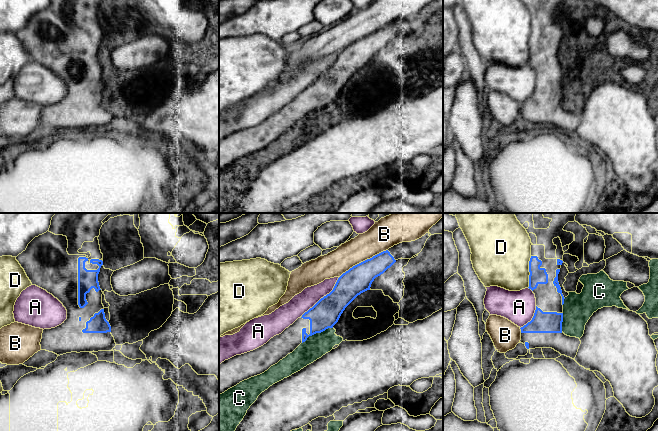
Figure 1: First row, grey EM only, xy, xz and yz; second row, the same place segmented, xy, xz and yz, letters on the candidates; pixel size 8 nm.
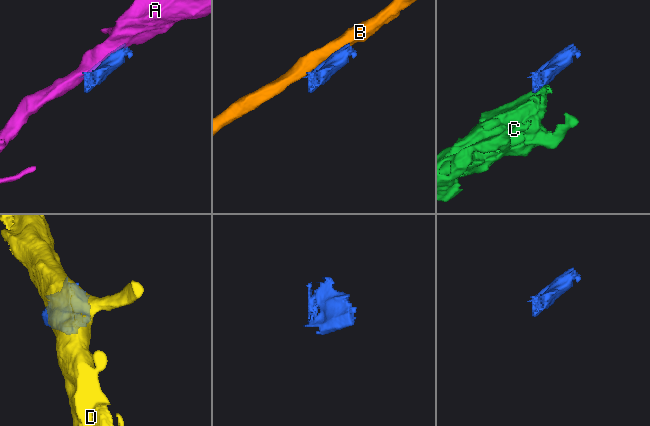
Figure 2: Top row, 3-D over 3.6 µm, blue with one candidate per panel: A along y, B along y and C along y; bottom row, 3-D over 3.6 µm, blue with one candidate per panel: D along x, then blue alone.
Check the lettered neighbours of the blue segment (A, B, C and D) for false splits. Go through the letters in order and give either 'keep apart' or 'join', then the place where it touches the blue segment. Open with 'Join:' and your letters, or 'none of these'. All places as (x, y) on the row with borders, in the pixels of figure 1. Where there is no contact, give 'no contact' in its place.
Join: none of these
A: keep apart; contact xz (323, 297)
B: keep apart; contact xz (363, 261)
C: keep apart; contact xz (317, 332)
D: keep apart; contact yz (529, 271)

